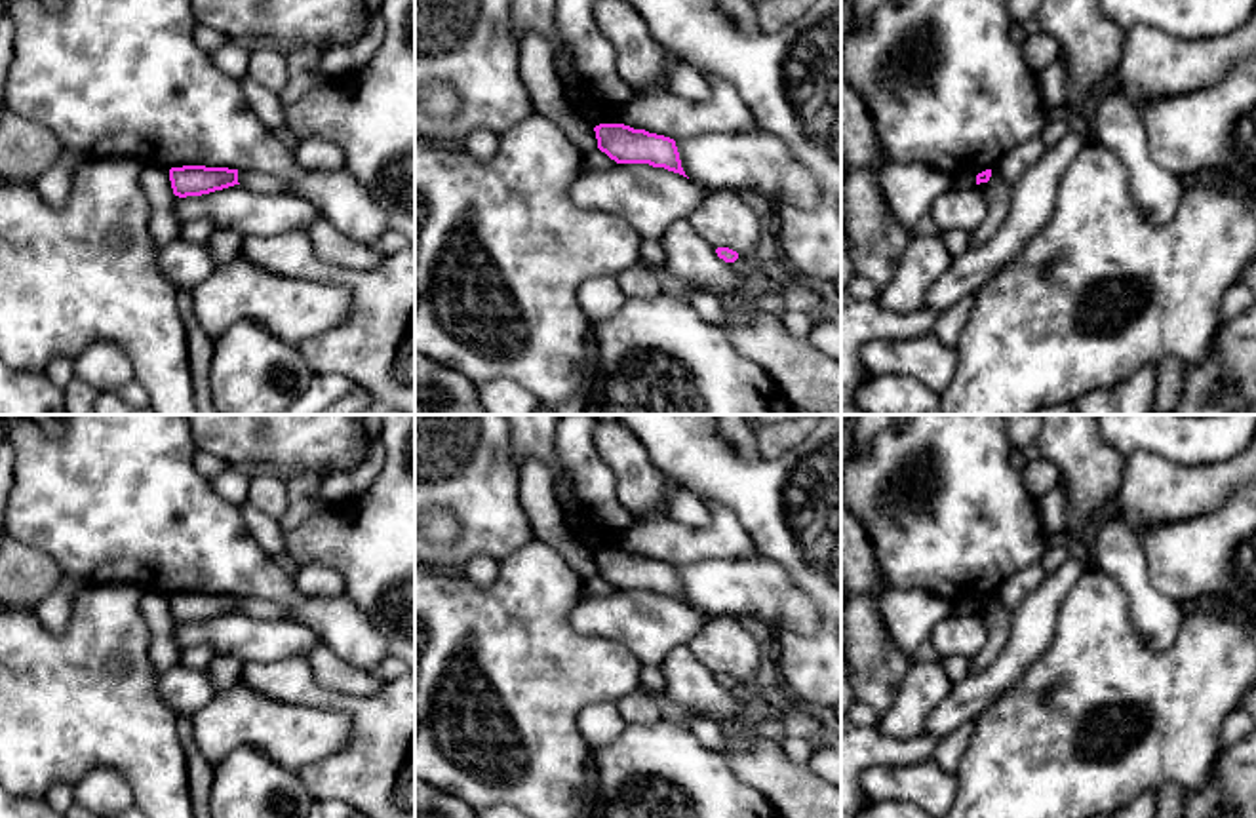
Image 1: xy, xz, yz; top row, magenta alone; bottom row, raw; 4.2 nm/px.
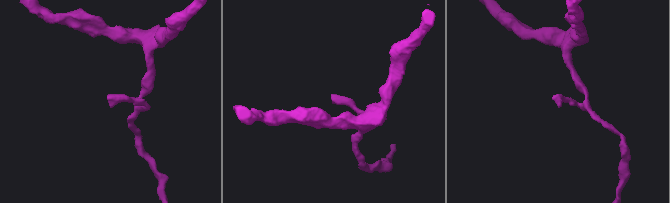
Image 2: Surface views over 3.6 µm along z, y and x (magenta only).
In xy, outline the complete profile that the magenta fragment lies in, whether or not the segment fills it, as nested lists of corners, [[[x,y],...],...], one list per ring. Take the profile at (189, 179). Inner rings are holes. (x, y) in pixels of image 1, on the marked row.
[[[183,166],[169,169],[169,181],[173,194],[179,198],[202,196],[215,190],[223,190],[238,183],[238,169],[228,167],[206,167],[206,166]]]

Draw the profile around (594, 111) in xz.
[[[580,86],[573,95],[569,95],[567,101],[592,127],[599,124],[620,124],[618,110],[622,105],[605,103],[584,86]]]

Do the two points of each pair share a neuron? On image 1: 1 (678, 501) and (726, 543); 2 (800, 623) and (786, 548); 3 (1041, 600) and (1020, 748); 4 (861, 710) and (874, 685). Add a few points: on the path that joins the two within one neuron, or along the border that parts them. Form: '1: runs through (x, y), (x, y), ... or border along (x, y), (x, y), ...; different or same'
1: border along (665, 514), (691, 525), (705, 525), (712, 518); different
2: border along (760, 554), (788, 575), (817, 605), (819, 615); different
3: border along (1057, 626), (1051, 645), (1000, 695); different
4: border along (861, 701), (880, 718); different

